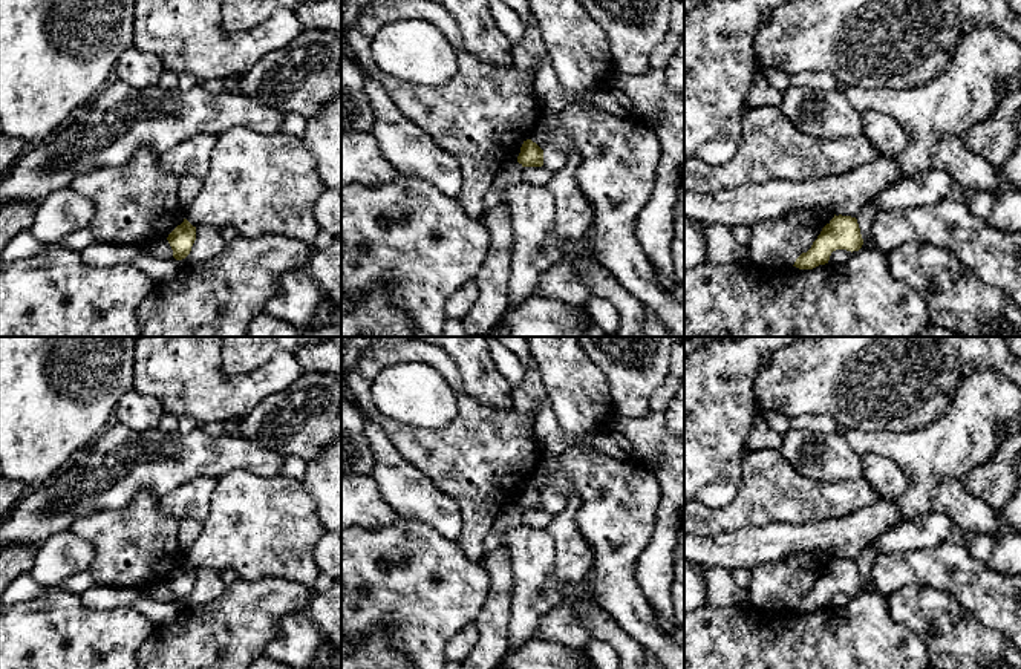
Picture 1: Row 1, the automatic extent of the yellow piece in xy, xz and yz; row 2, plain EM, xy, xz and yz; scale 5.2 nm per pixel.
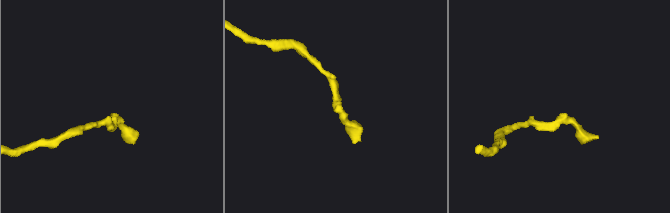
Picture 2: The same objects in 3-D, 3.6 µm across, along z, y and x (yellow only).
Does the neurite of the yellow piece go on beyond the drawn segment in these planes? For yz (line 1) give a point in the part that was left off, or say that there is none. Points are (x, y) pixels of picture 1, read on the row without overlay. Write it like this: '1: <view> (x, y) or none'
1: none

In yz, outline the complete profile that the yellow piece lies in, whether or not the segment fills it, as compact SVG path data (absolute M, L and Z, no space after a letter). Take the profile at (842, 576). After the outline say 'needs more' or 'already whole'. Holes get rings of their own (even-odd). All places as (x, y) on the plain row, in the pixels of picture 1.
M836 559L822 571L817 582L807 596L802 596L793 609L813 612L825 608L836 592L859 594L863 588L860 571L856 560Z; already whole

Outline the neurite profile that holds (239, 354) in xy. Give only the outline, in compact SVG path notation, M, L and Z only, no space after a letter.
M222 337L222 372L240 375L268 363L279 352L295 354L332 337Z

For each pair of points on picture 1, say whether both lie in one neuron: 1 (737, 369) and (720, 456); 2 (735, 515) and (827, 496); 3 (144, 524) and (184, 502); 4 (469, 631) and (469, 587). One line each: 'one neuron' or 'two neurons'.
1: one neuron
2: one neuron
3: two neurons
4: two neurons

